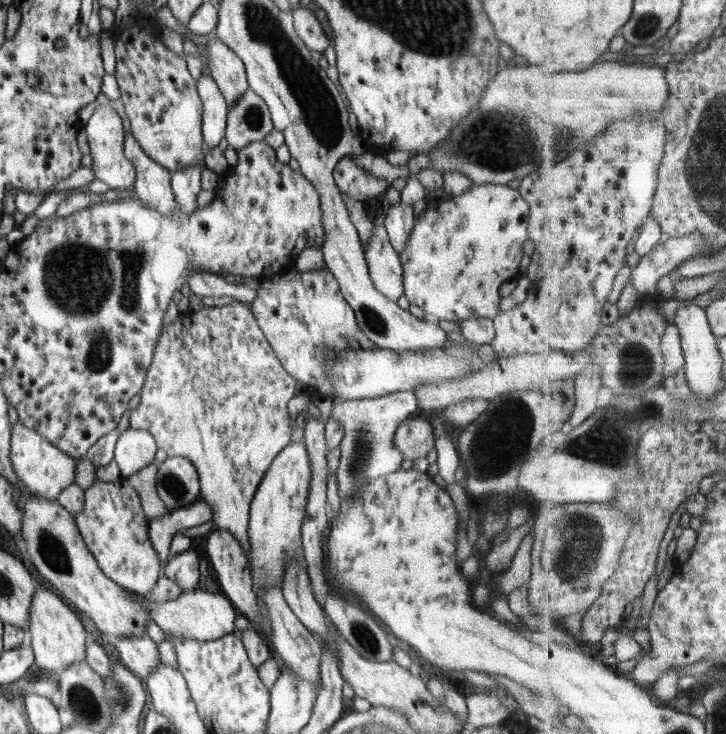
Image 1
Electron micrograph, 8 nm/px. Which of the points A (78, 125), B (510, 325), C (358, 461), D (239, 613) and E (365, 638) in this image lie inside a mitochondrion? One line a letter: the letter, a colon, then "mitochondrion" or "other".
A: other
B: other
C: mitochondrion
D: other
E: mitochondrion

